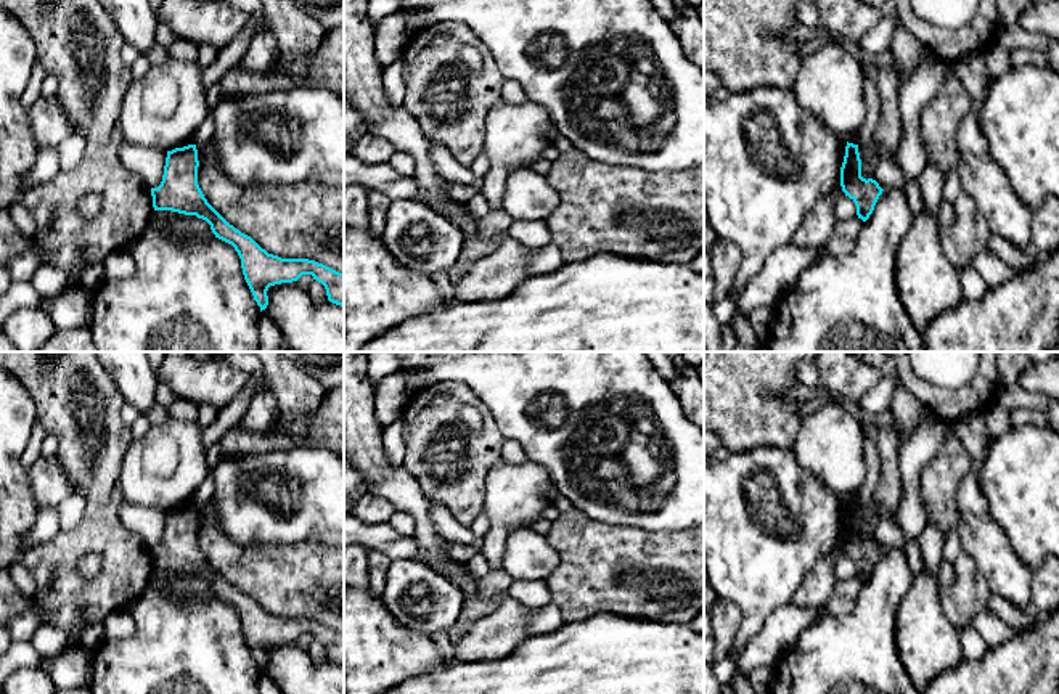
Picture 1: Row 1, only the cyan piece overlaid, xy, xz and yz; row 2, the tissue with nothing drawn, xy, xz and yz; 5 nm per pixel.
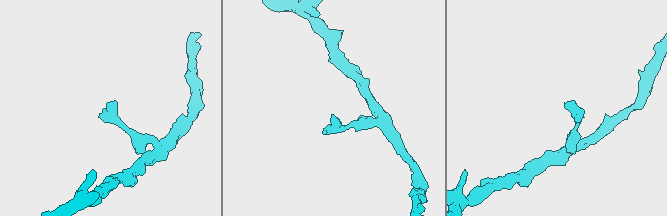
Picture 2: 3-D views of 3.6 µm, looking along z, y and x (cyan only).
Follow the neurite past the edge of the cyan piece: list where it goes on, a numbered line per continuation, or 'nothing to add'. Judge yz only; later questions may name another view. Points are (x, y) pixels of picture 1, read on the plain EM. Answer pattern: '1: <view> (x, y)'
nothing to add

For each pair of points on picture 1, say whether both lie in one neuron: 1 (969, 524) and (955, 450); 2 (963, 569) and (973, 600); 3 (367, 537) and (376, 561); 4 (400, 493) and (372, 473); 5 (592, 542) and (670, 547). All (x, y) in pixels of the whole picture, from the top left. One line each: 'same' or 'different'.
1: different
2: same
3: different
4: same
5: same

